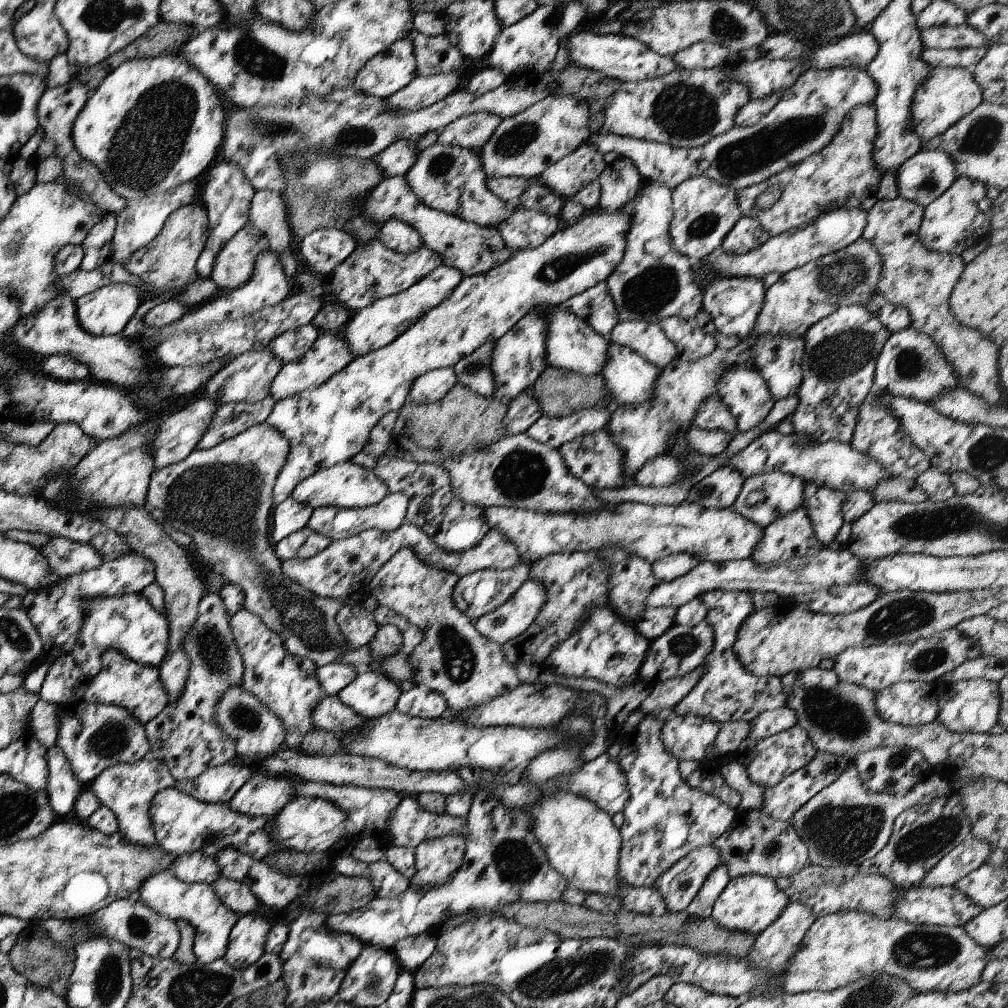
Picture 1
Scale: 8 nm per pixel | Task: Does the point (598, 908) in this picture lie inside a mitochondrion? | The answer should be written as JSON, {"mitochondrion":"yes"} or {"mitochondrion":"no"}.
{"mitochondrion":"no"}

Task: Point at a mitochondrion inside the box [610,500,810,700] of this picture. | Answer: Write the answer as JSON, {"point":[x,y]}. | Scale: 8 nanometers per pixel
{"point":[681,647]}

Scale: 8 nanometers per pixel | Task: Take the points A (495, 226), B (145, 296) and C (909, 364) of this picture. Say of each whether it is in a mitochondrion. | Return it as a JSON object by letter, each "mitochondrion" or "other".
{"A":"other","B":"other","C":"mitochondrion"}

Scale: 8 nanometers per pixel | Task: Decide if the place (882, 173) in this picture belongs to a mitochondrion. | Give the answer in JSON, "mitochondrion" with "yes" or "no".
{"mitochondrion":"no"}

